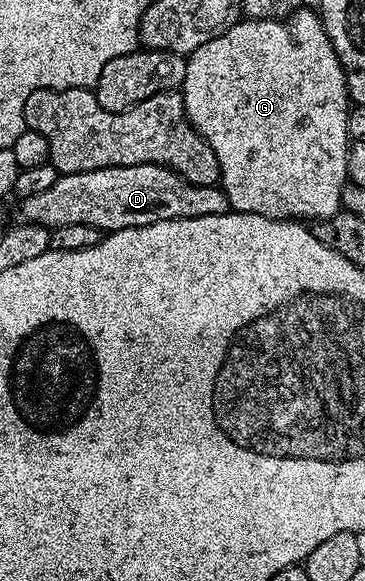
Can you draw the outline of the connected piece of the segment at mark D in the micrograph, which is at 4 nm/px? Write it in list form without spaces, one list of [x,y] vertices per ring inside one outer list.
[[[120,165],[82,173],[66,173],[58,176],[57,181],[47,187],[47,191],[22,197],[19,204],[22,222],[43,225],[50,231],[71,223],[112,231],[171,219],[230,212],[227,195],[217,185],[187,183],[187,179],[161,165]]]

